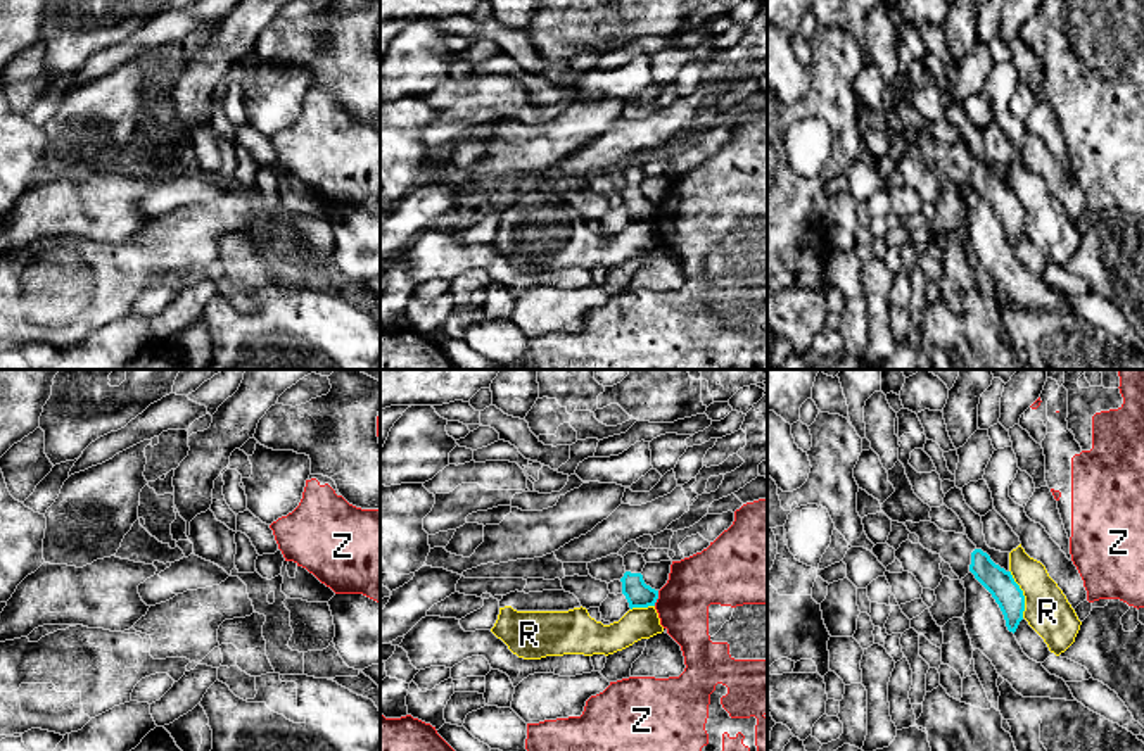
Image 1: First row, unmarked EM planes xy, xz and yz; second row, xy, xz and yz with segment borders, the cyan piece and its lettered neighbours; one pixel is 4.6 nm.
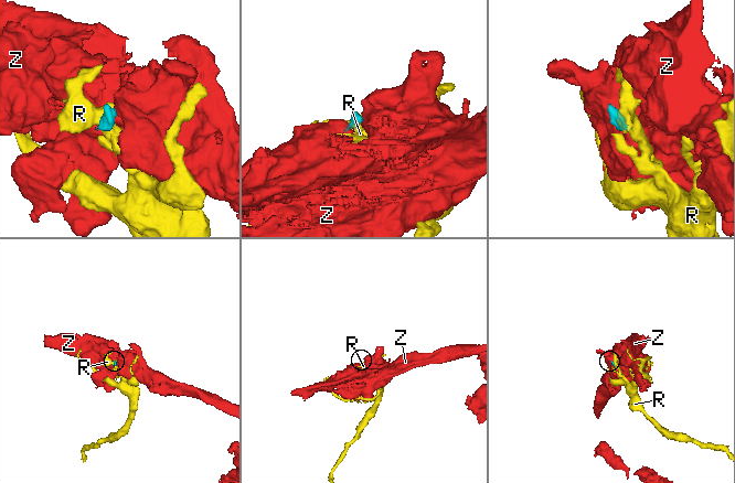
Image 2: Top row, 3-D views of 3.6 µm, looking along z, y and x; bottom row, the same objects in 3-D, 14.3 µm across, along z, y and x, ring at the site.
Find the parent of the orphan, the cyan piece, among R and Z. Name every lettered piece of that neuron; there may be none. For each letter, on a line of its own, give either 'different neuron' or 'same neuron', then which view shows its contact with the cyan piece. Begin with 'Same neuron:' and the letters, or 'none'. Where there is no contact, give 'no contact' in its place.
Same neuron: none
R: different neuron | yz
Z: different neuron | xz

